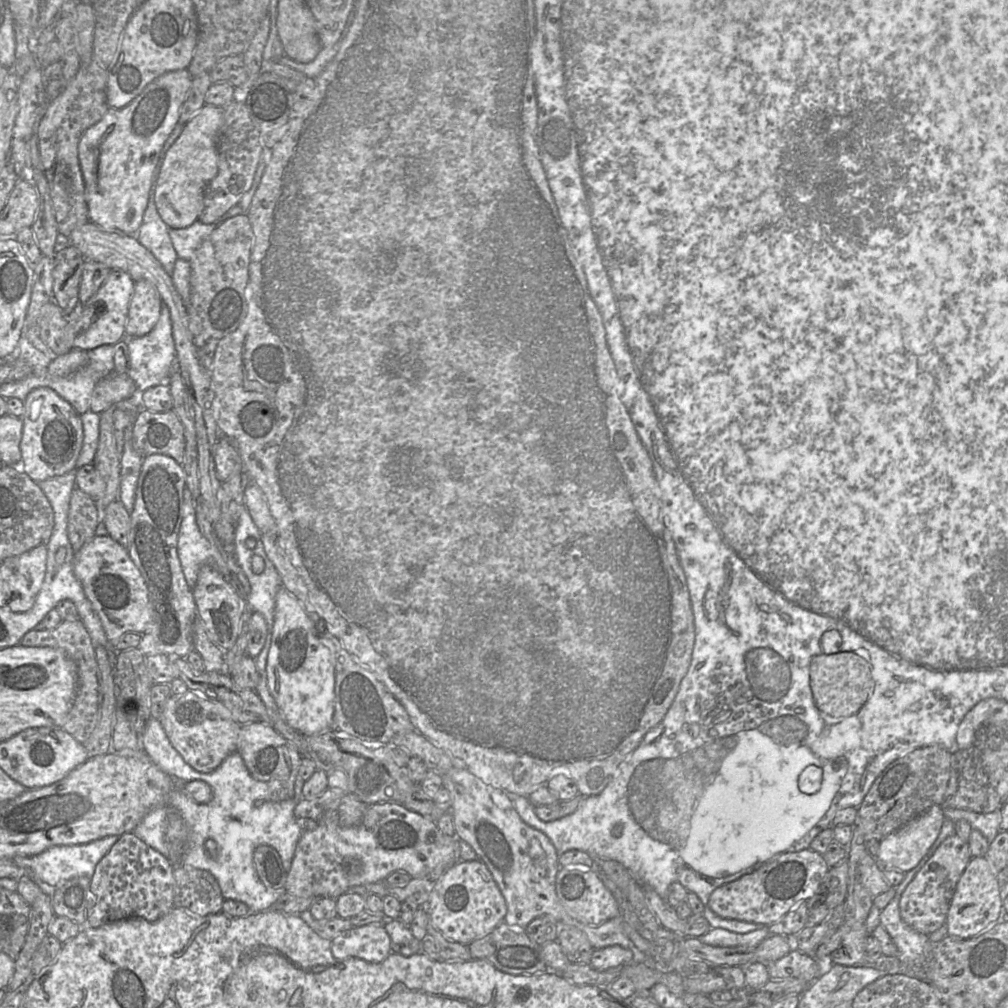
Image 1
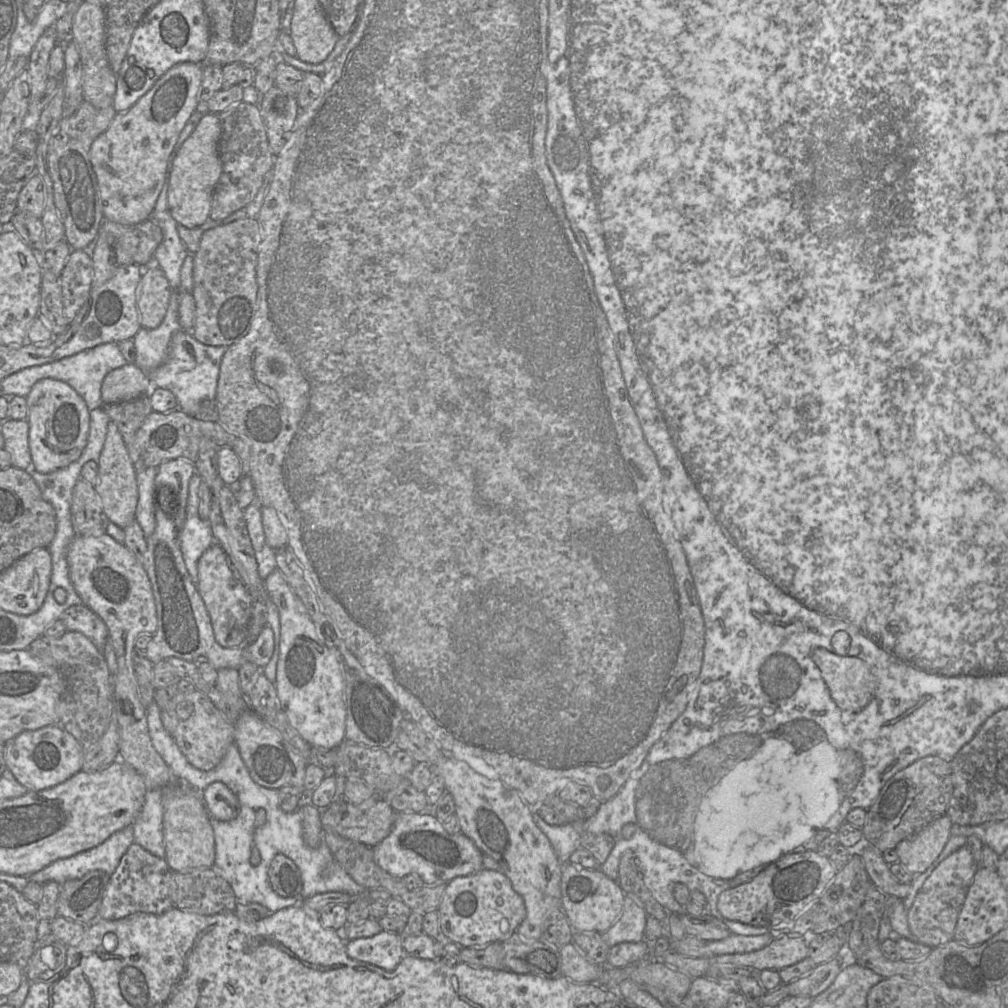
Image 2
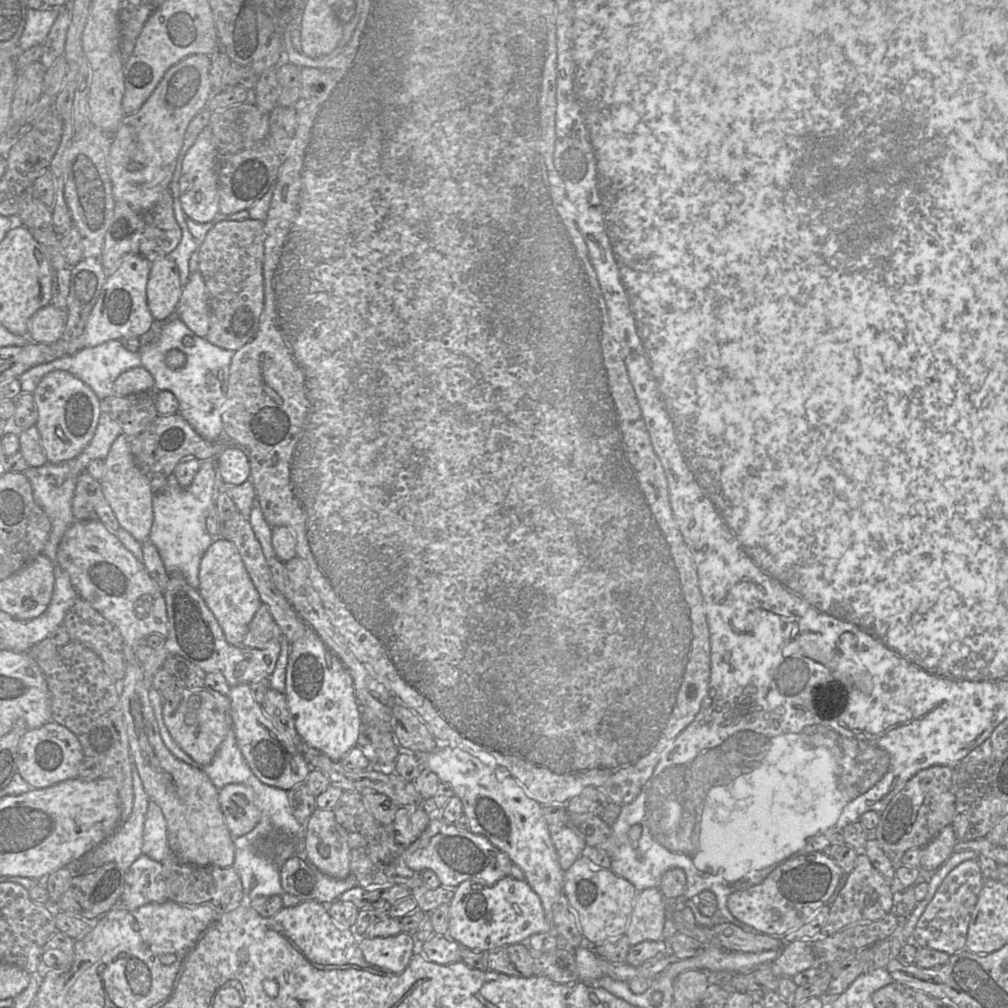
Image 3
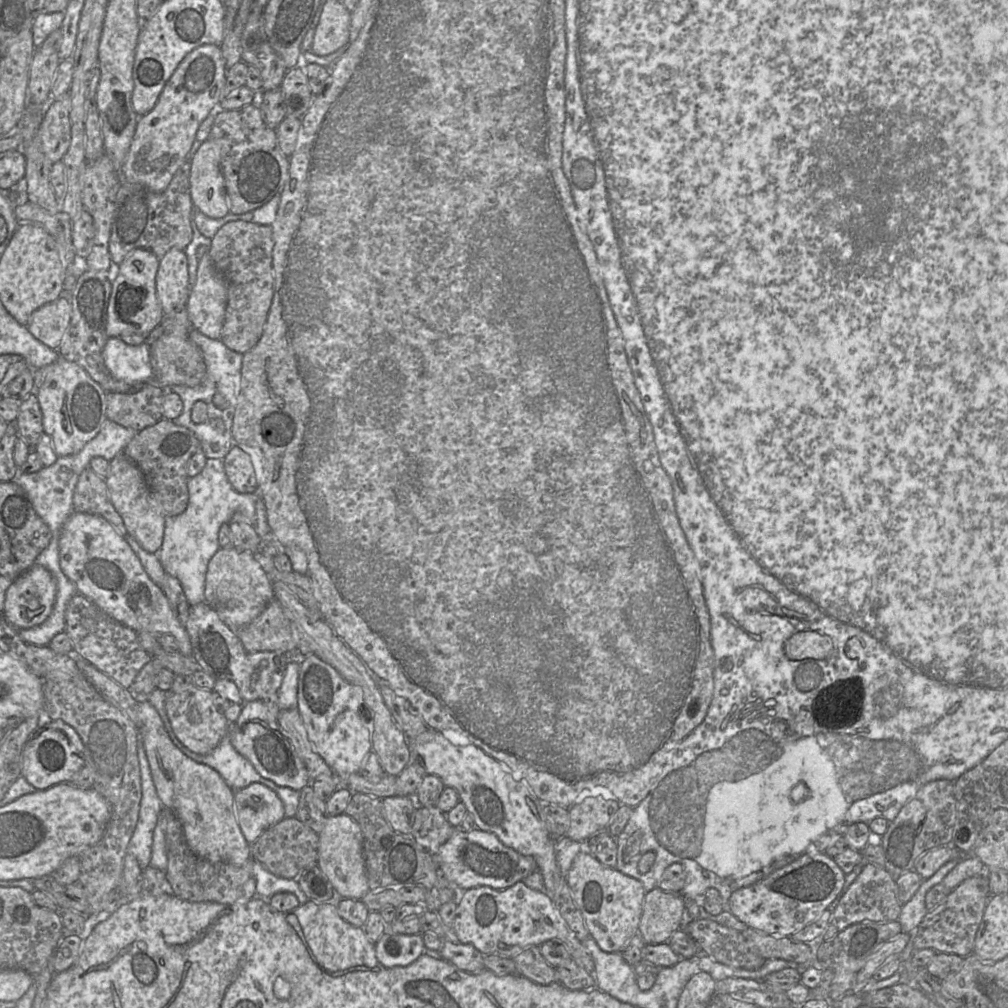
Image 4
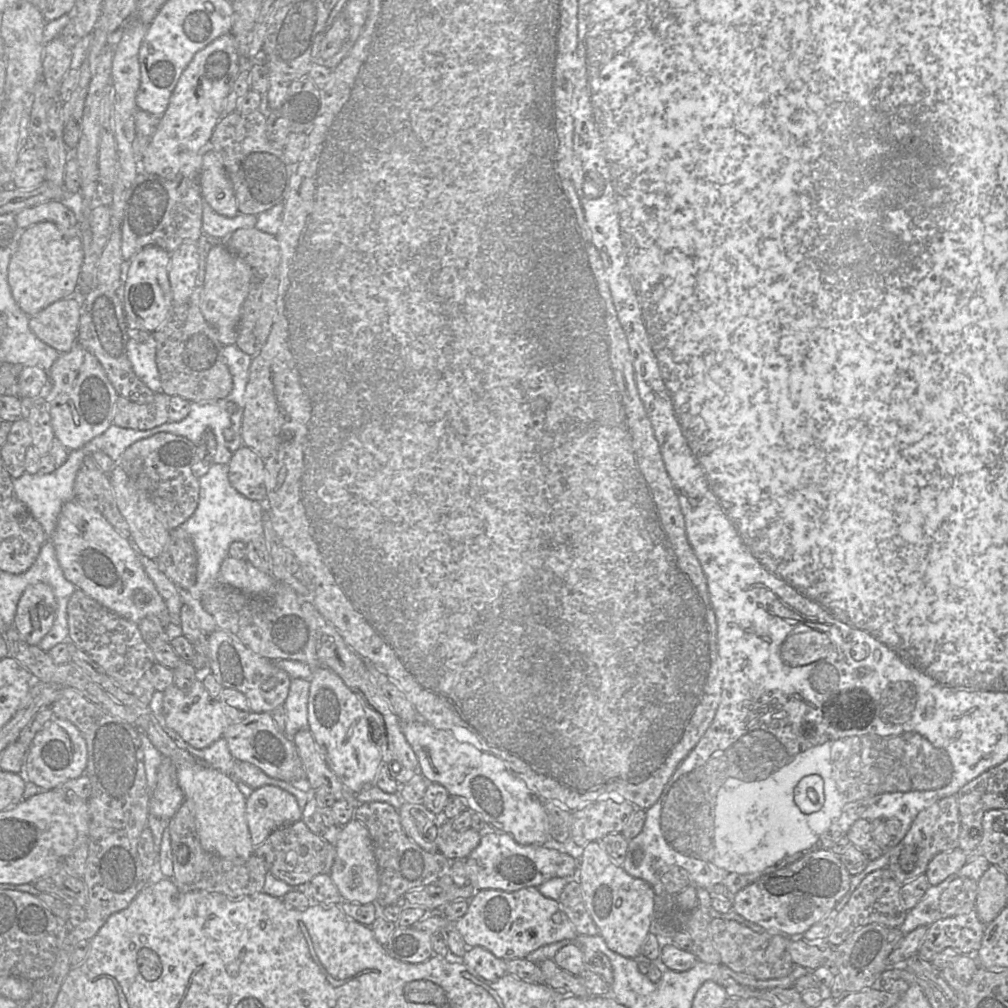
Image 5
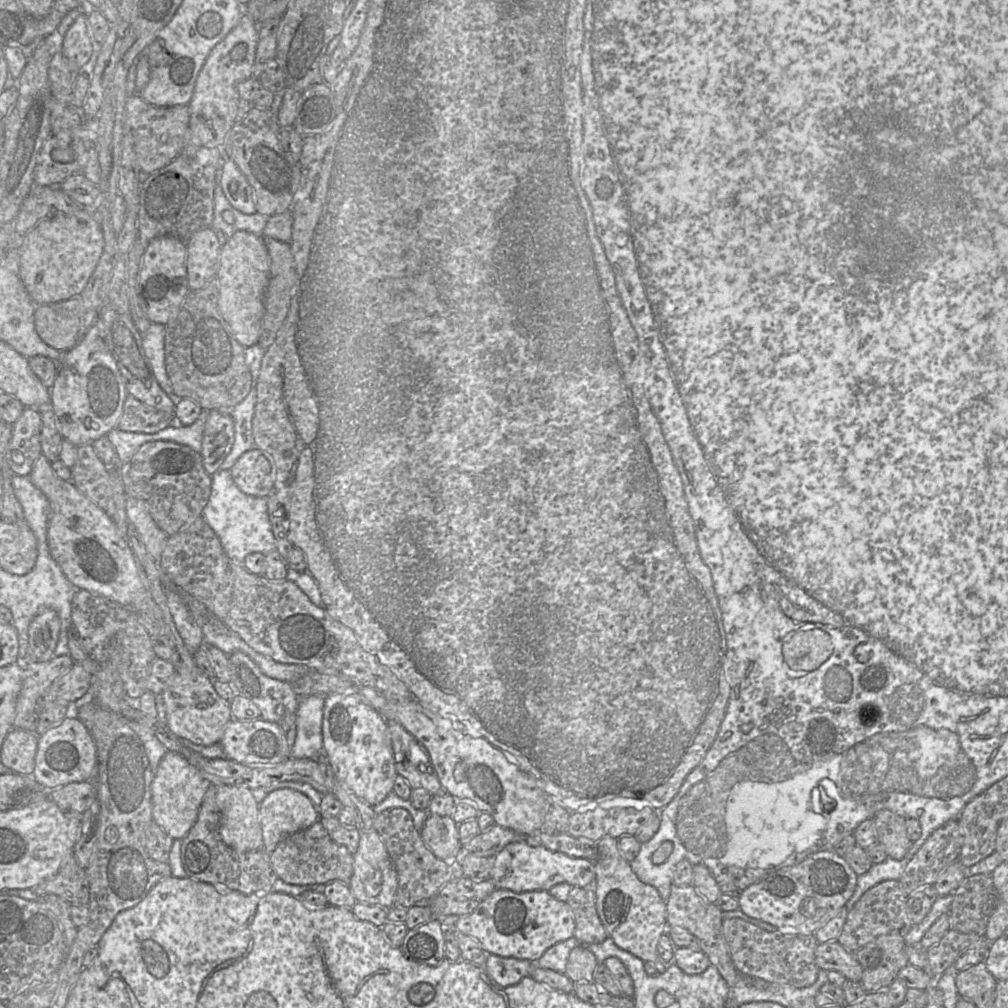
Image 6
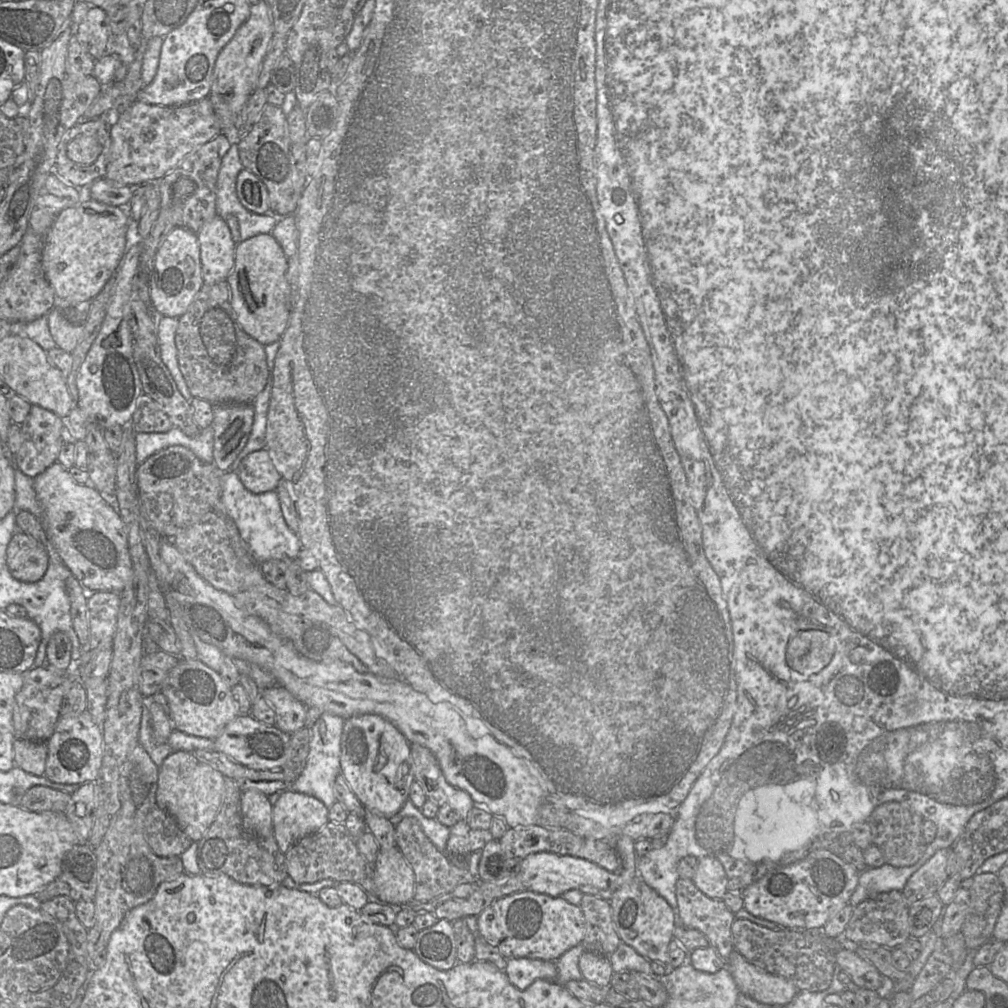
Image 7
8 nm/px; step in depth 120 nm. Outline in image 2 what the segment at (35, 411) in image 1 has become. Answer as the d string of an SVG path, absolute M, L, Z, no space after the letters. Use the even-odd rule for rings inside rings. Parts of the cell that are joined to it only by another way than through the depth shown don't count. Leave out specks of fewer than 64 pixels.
M45 378L33 385L26 401L28 442L34 470L47 474L75 461L85 447L89 430L89 409L84 400L68 384Z

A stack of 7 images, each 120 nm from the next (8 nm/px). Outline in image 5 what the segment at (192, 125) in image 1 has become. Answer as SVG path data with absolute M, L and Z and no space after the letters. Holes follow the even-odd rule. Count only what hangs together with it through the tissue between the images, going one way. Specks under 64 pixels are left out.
M213 150L203 154L200 185L204 202L217 214L228 218L239 214L232 183L220 156Z

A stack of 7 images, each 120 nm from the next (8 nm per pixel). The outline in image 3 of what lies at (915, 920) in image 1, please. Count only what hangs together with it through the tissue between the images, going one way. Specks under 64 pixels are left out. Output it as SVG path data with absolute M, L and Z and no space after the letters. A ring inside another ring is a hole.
M967 860L956 866L942 881L926 906L912 933L911 942L917 947L935 949L949 955L966 949L969 924L983 885L977 860Z

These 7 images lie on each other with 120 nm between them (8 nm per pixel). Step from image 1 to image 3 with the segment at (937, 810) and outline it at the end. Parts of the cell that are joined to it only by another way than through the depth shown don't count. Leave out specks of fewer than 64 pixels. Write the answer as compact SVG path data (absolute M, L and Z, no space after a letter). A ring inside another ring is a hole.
M952 825L946 826L929 844L921 848L921 877L929 877L953 854L957 842Z

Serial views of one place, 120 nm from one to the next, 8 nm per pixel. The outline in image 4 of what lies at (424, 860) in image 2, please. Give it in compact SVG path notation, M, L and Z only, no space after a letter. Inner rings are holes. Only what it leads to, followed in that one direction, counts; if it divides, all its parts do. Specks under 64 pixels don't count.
M456 828L451 837L434 854L438 867L444 871L447 879L456 889L470 889L488 886L505 889L523 881L532 872L538 871L536 860L505 846L493 833L481 831L463 831Z

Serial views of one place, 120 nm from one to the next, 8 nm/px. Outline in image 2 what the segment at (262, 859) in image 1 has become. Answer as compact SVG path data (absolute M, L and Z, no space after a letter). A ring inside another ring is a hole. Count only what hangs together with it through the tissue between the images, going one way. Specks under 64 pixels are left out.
M277 854L268 868L271 888L281 897L301 897L303 881L297 865L287 856Z

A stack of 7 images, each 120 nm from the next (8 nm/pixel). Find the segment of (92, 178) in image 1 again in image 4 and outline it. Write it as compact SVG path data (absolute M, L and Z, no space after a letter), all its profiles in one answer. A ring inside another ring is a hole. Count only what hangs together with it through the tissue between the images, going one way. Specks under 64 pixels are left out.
M205 44L189 52L165 84L155 107L145 116L139 117L122 173L127 183L141 184L155 193L169 186L177 170L184 164L191 150L197 131L210 111L219 104L221 91L226 83L226 66L220 46Z

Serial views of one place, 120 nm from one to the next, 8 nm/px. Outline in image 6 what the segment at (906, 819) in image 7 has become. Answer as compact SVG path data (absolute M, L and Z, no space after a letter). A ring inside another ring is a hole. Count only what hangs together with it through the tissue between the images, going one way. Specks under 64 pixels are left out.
M881 810L872 818L880 844L888 857L901 860L909 851L912 841L907 835L906 818L890 810Z

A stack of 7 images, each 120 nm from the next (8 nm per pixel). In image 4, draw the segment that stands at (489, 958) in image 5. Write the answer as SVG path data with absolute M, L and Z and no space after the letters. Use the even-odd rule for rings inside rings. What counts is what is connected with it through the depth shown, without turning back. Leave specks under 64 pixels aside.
M443 940L439 952L434 954L464 972L484 971L484 955L471 944Z

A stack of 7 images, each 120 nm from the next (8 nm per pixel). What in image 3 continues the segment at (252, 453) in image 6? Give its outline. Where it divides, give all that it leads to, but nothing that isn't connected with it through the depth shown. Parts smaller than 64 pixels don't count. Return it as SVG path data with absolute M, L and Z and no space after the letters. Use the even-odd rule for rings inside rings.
M225 446L214 460L224 485L237 486L250 479L249 459L235 446Z

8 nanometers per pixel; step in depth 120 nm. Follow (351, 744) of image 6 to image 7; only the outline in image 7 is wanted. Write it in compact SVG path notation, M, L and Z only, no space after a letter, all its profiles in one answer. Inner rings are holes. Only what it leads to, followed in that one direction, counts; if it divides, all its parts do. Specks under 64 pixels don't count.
M361 714L345 719L341 735L341 774L367 811L387 818L396 815L409 799L411 784L415 781L410 742L386 718L377 714Z

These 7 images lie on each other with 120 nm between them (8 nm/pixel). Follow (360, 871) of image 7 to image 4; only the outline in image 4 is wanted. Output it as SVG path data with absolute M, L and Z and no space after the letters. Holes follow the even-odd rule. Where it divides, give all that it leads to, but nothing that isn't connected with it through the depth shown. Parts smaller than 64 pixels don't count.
M296 817L284 818L264 831L251 845L252 859L260 862L274 875L296 880L304 869L318 865L319 836Z

